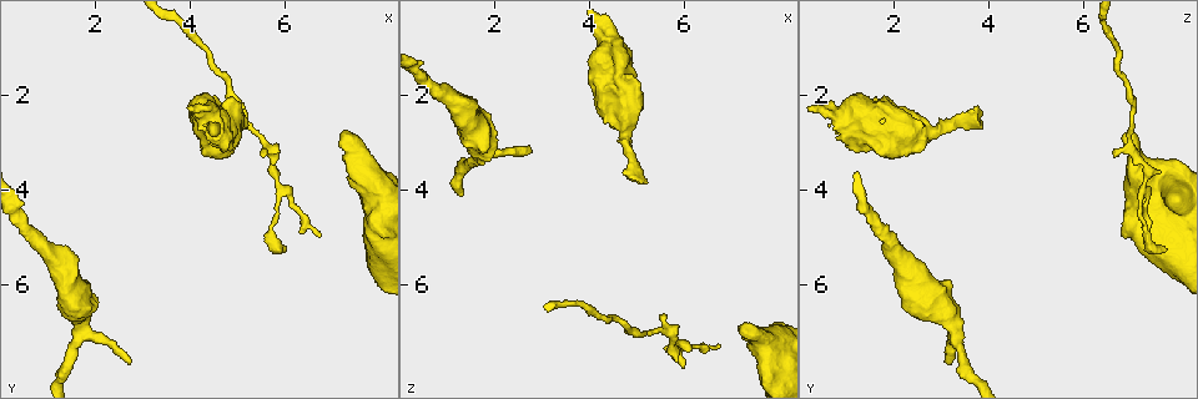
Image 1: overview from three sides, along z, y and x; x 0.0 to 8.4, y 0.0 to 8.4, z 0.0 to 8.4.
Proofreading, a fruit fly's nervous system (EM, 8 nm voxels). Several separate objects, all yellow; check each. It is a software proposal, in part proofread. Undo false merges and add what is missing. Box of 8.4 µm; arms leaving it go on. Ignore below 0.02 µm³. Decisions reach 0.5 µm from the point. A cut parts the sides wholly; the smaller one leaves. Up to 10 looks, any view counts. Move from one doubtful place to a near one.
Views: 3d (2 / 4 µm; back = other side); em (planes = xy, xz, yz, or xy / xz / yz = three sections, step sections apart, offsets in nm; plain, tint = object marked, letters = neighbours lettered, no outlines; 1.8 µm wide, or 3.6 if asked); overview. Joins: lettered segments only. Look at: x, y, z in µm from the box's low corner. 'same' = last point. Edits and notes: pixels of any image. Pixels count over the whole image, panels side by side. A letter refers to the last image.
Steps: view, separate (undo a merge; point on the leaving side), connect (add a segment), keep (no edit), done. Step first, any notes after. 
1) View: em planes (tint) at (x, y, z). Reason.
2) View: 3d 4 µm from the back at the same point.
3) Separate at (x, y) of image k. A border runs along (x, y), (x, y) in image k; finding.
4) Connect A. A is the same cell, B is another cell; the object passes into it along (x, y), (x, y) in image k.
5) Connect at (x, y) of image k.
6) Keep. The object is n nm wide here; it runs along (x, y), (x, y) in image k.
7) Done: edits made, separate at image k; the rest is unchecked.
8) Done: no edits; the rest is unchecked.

View: 3d 4 µm at (4.65, 2.55, 1.50). Thick turns thin.

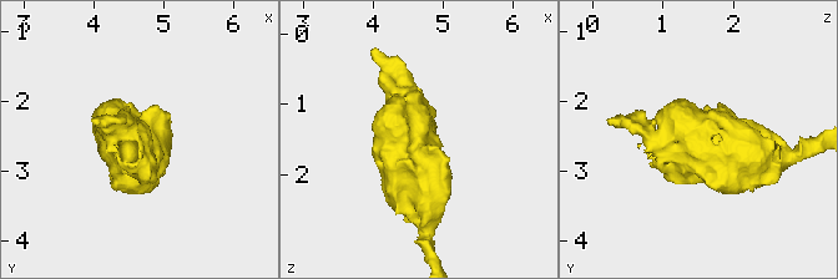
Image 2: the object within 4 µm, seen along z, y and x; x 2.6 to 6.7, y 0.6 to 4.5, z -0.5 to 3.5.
View: em 3.6 µm planes (tint) at (4.60, 2.55, 1.55). Shape alone is not enough.

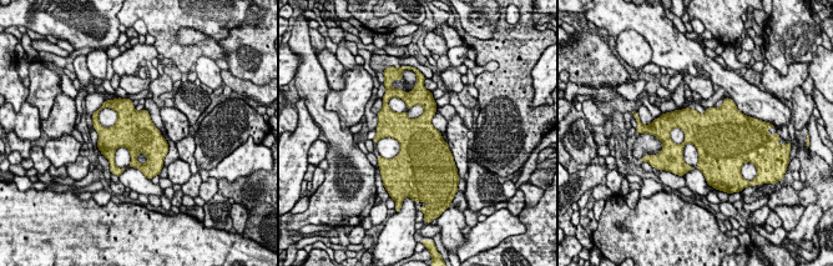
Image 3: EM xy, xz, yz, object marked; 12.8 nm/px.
View: em 3.6 µm planes (letters) at the same point.

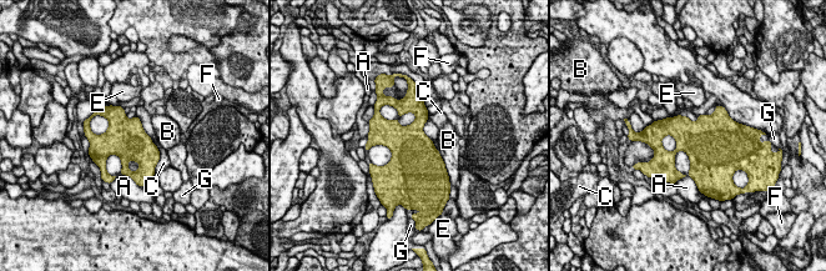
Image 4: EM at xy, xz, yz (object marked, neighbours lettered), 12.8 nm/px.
Keep. The object is 500 nm wide here; the longest contact is with C, 340 nm; A, B, C, E, F and G are other cells; all the same neuron.

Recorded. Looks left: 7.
View: 3d 4 µm at (5.25, 2.70, 3.85). An open end.

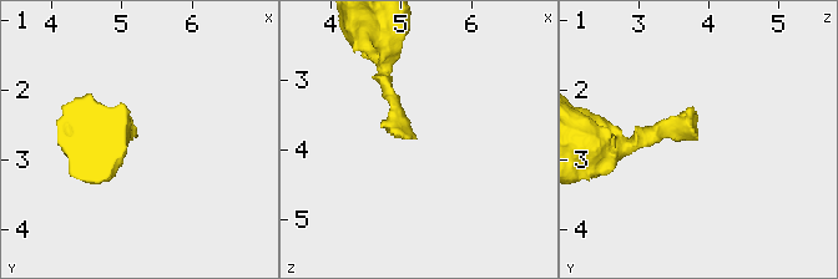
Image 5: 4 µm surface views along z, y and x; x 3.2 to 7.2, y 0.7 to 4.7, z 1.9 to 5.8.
View: em xy step 16 (tint) at (5.20, 2.65, 3.85).

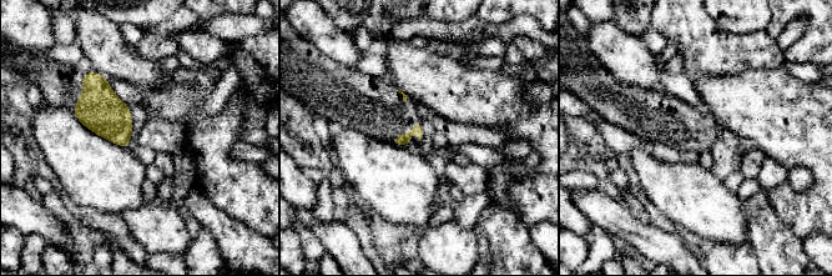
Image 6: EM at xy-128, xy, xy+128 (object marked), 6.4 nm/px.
View: em xy step 16 (letters) at the same point. See the neighbours.

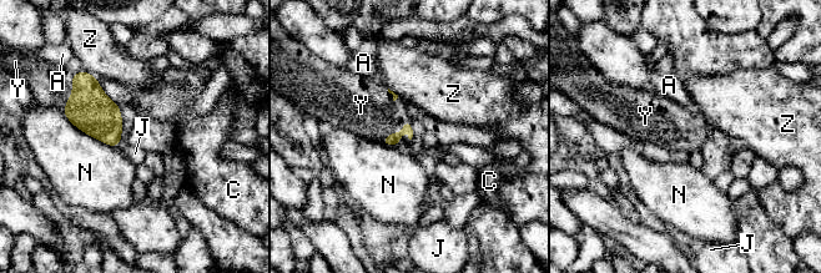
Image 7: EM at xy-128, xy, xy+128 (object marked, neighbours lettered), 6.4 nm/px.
Connect Y. Y is the same cell, A, C, J, N and Z are other cells; the object passes into it along (393, 140), (397, 131), (366, 109) in image 7; the neuron continues.

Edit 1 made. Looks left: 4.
View: 3d 2 µm at (5.85, 4.40, 7.25). A narrow waist.

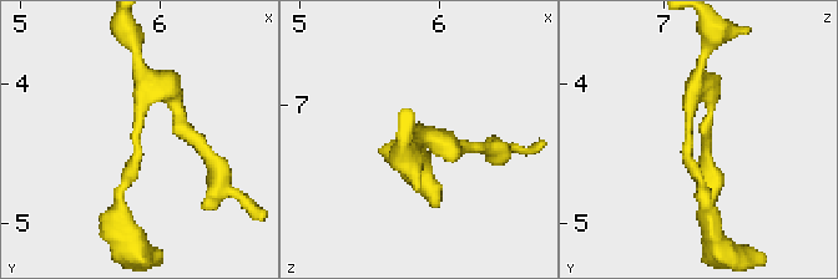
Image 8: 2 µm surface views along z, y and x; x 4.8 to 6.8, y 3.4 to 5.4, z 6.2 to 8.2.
View: em yz step 8 (letters) at (5.90, 4.40, 7.18).

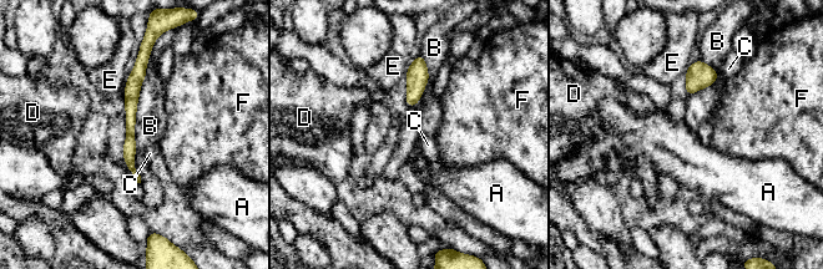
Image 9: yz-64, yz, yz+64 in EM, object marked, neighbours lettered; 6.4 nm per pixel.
Keep. A, B, C, D, E and F are other cells; it runs along (141, 64), (131, 92), (132, 169) in image 9; one neuron here.

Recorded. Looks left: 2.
View: em xz step 8 (tint) at (2.75, 7.65, 3.20). Free end.

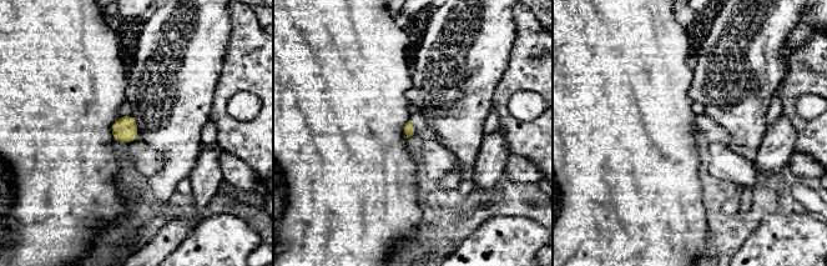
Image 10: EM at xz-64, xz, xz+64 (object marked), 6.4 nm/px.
View: em xz step 8 (letters) at the same point.

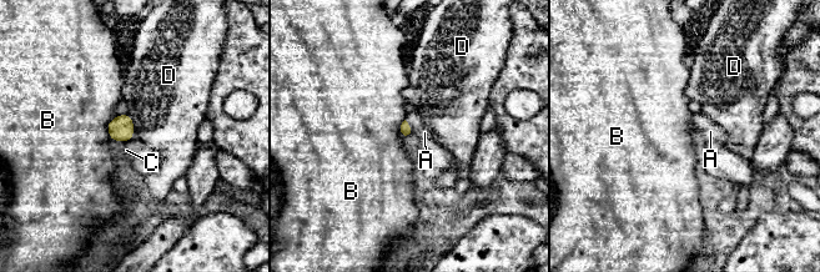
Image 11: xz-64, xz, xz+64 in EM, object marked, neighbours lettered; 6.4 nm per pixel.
Connect A. The longest contact is with B, 180 nm; A is the same cell, B, C and D are other cells; the object passes into it along (405, 127), (410, 131), (424, 132) in image 11; it goes on there.

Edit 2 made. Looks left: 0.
Done: edits made, connect at image 7, connect at image 11; the rest is unchecked.

